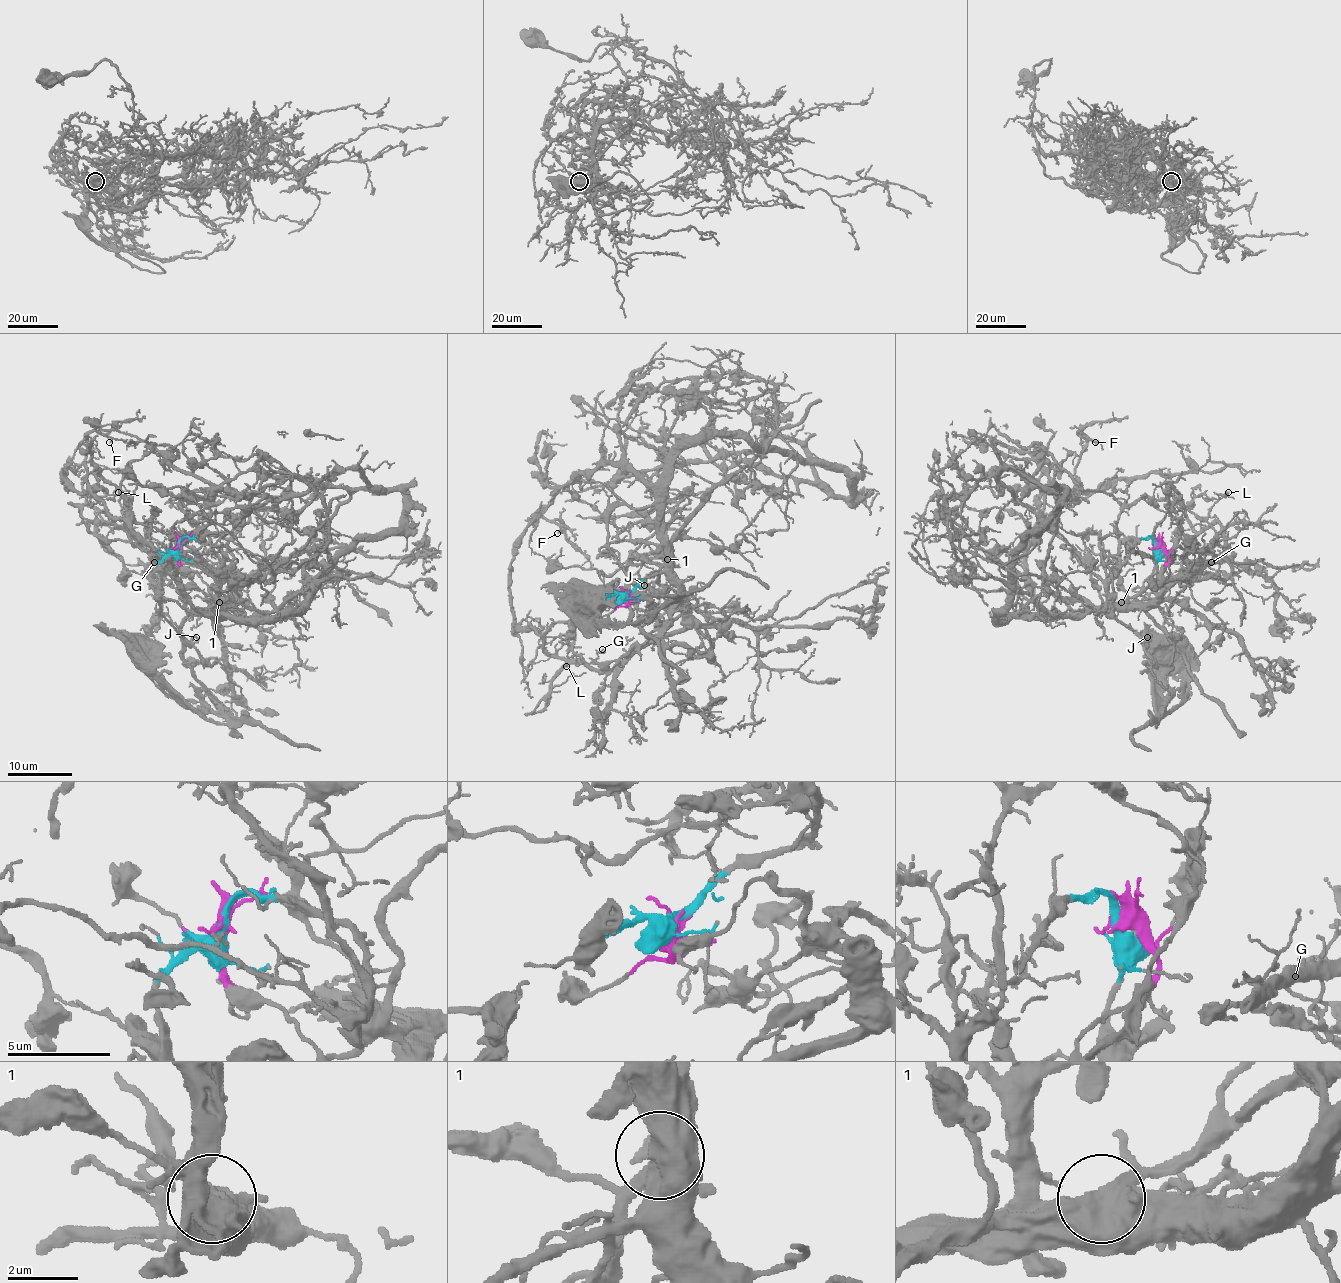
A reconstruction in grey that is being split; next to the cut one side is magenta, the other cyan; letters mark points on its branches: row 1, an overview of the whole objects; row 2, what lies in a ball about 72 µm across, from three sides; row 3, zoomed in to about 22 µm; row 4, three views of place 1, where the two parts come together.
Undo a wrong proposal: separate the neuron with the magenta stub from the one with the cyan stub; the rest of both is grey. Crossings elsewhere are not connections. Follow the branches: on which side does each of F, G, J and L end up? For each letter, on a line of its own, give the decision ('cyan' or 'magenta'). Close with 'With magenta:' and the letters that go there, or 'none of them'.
F: cyan
G: cyan
J: cyan
L: cyan
With magenta: none of them

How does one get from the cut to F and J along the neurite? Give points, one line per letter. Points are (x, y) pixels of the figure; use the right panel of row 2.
F: (1156, 546), (1130, 549), (1098, 607), (1058, 613), (1036, 597), (1026, 548), (1076, 482), (1079, 431), (1095, 442)
J: (1156, 546), (1146, 536), (1130, 549), (1098, 607), (1068, 615), (1066, 602), (1090, 602), (1146, 637)

